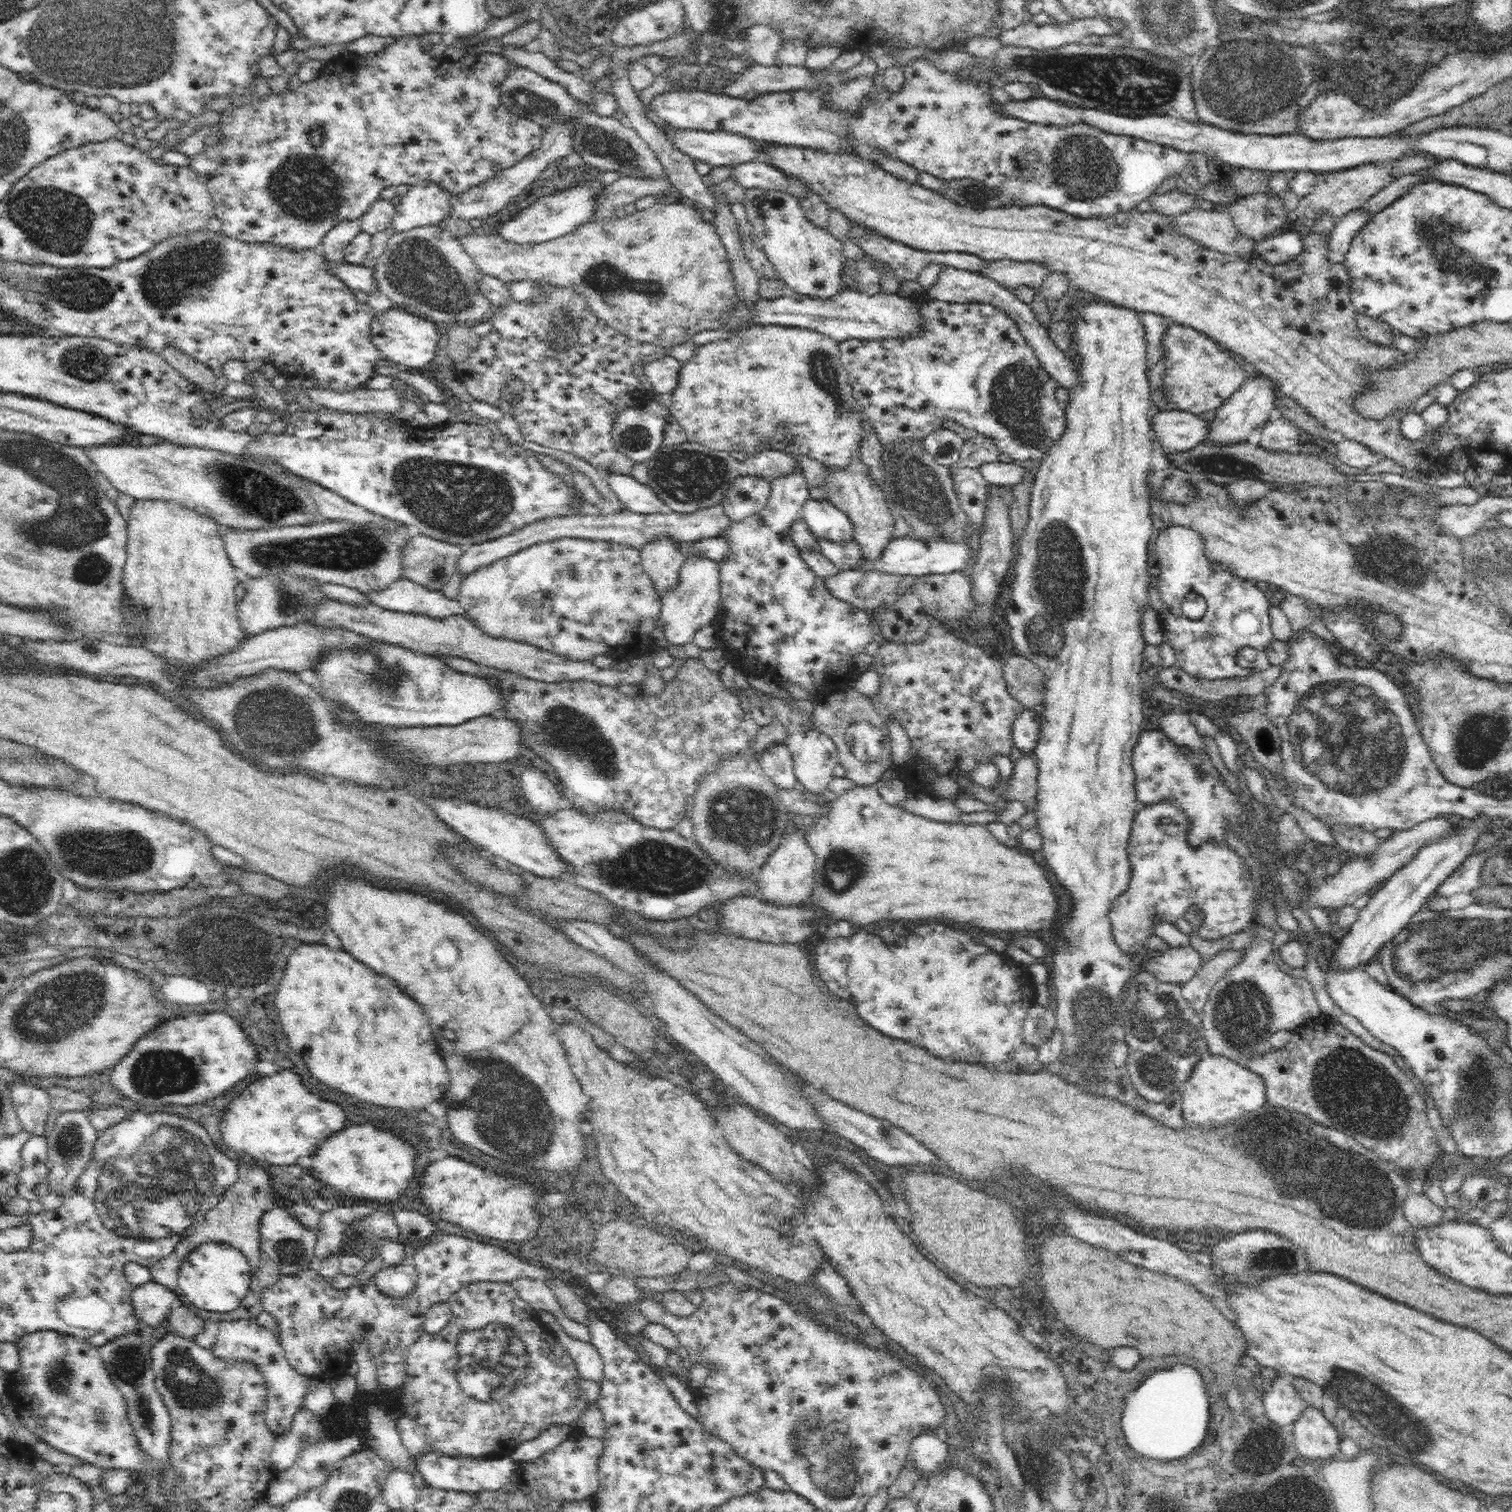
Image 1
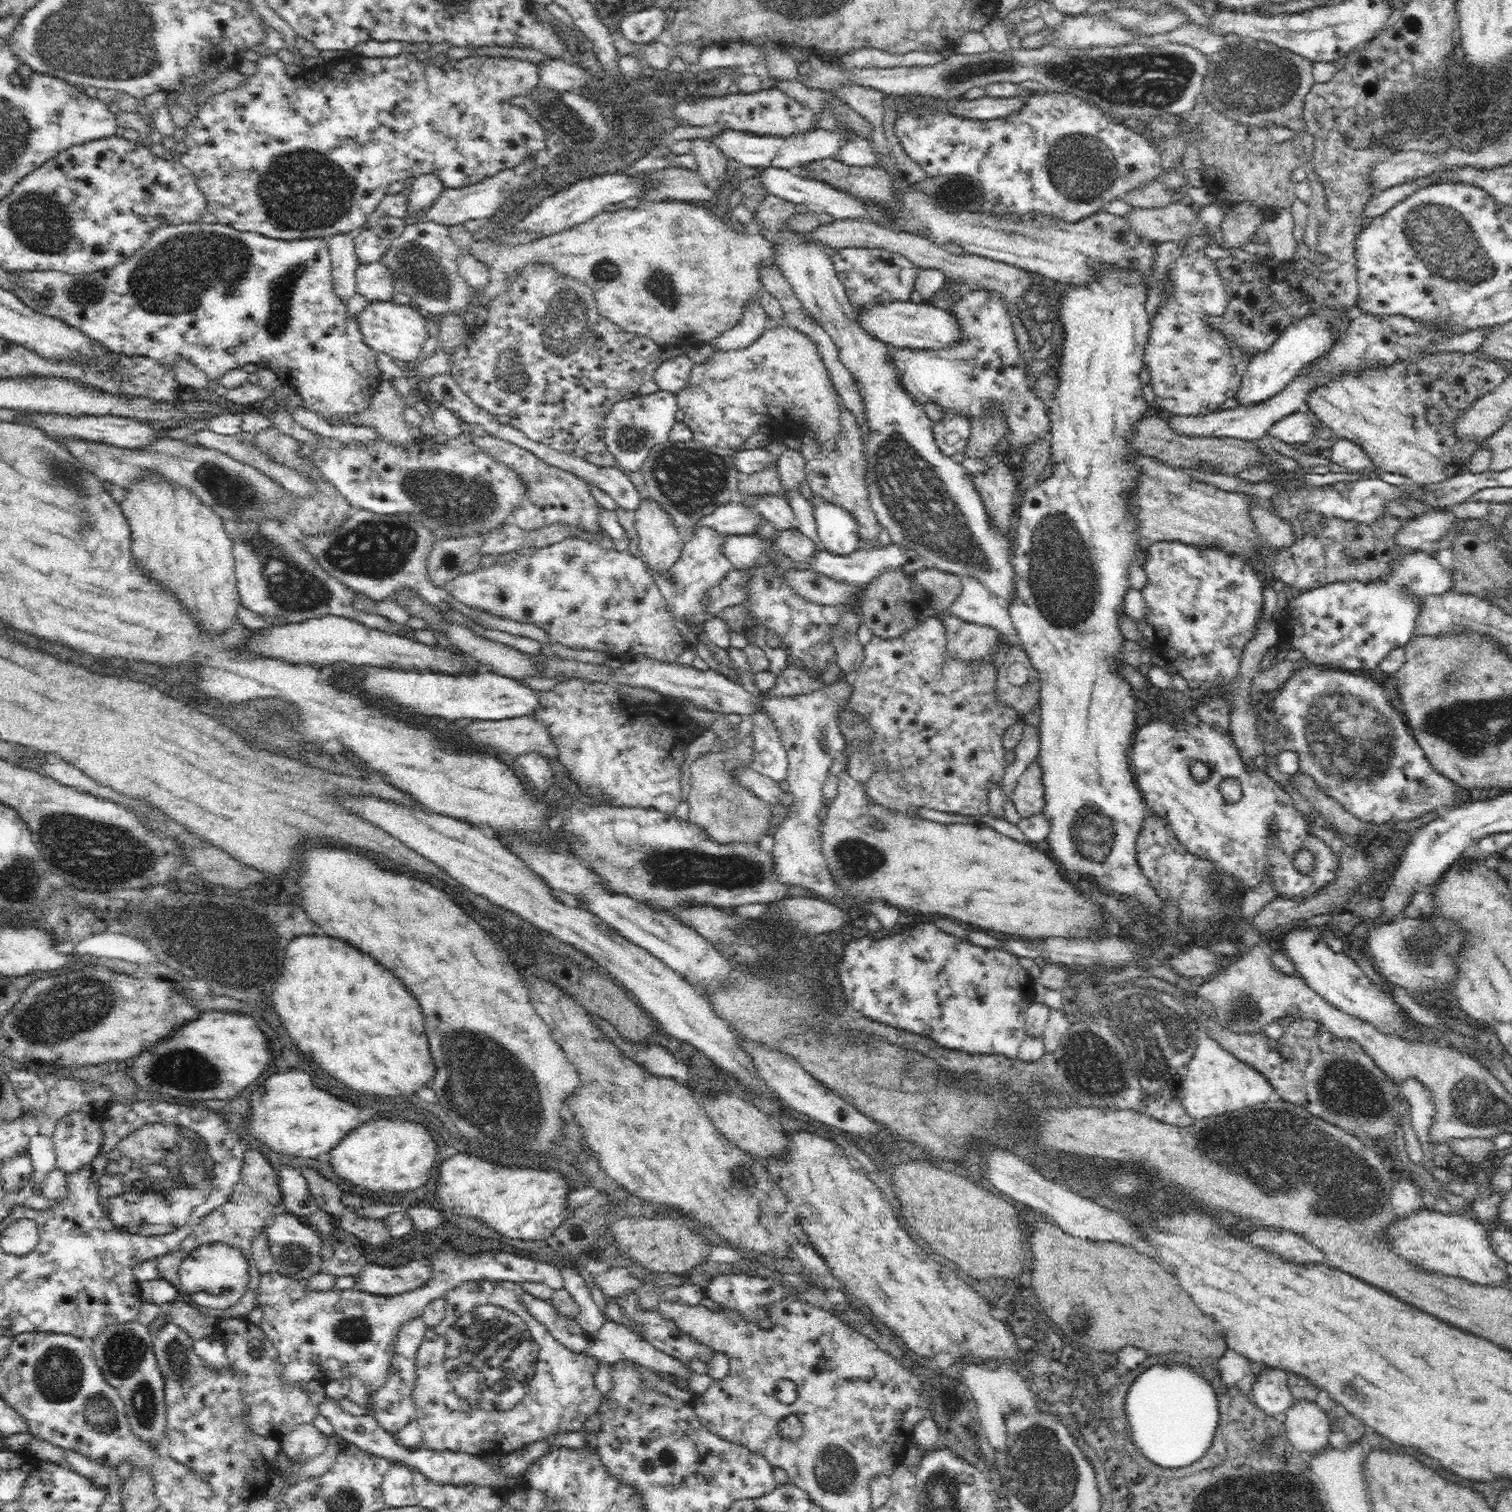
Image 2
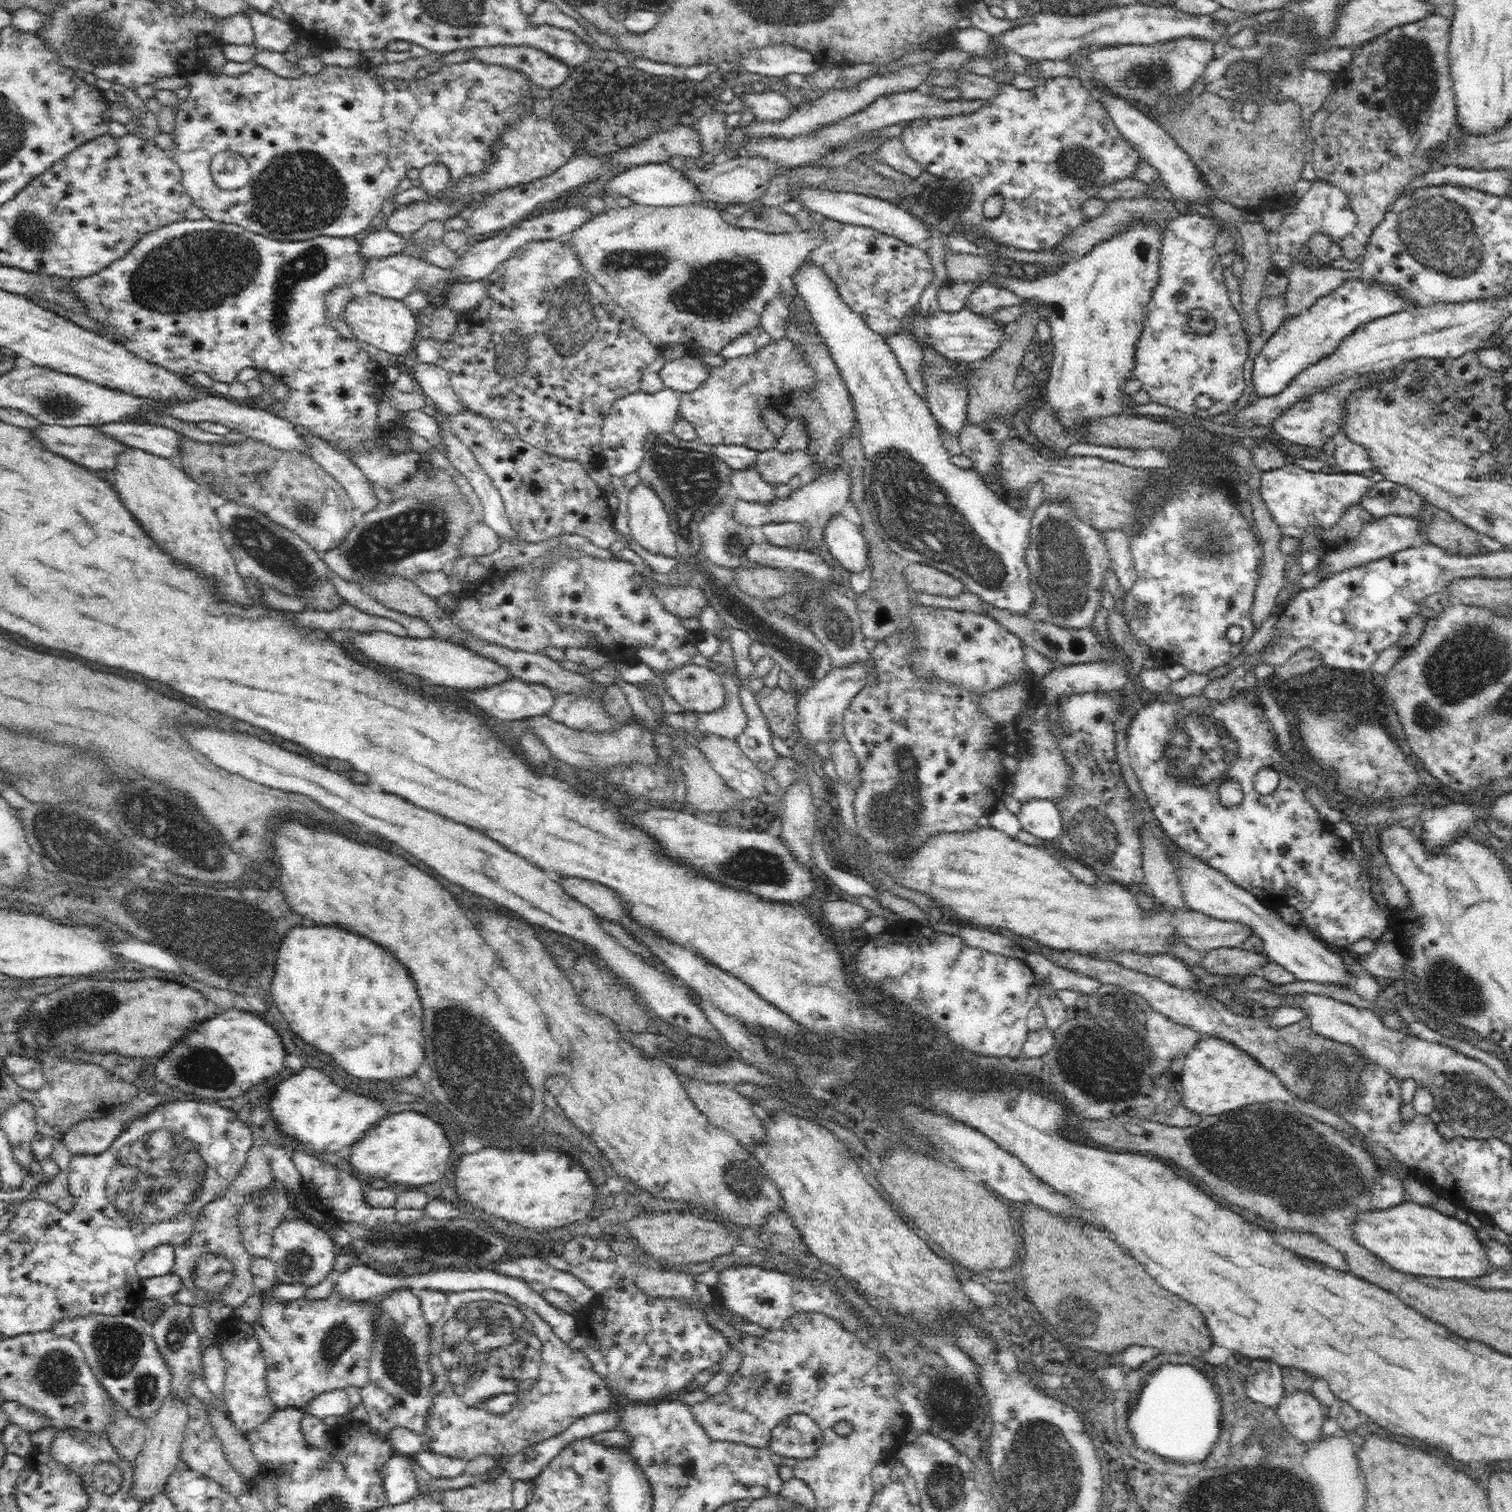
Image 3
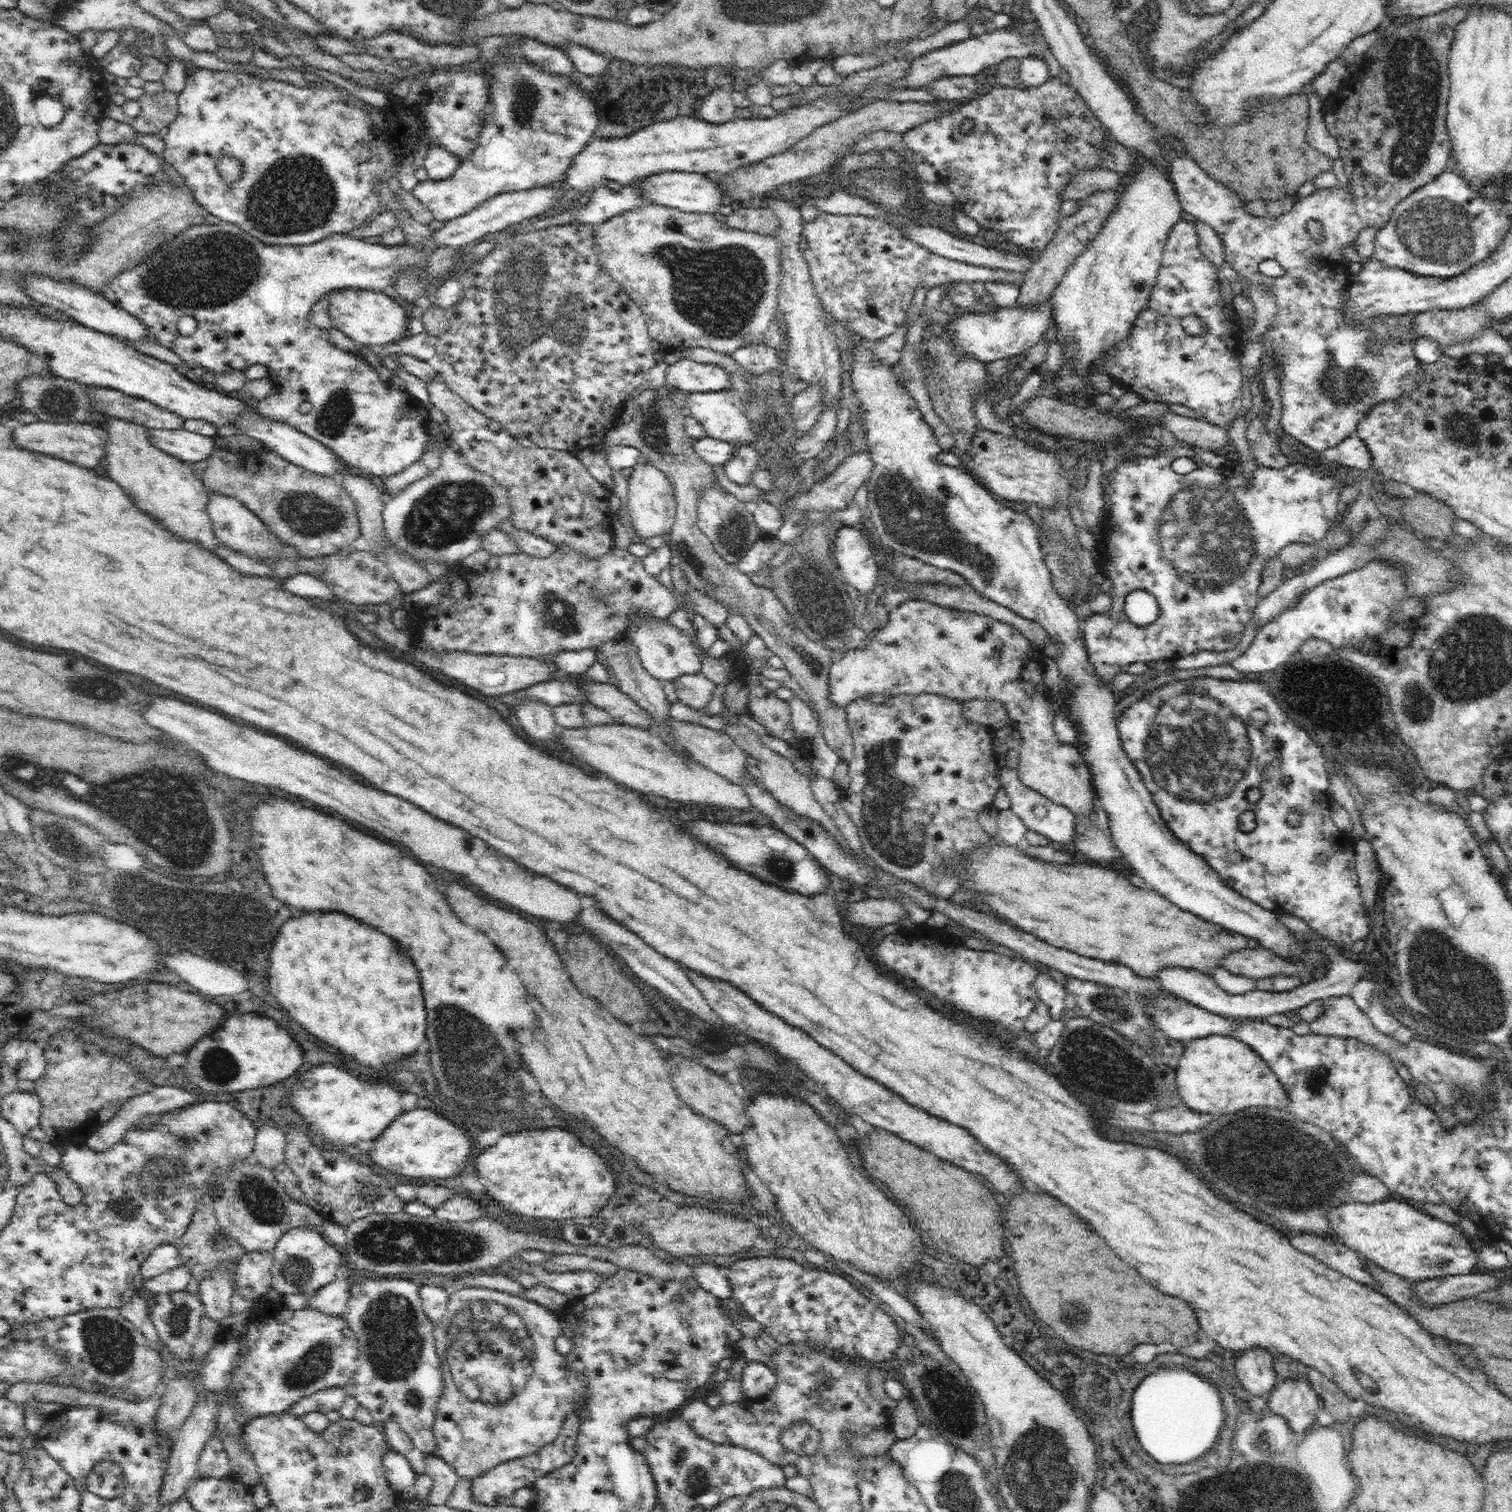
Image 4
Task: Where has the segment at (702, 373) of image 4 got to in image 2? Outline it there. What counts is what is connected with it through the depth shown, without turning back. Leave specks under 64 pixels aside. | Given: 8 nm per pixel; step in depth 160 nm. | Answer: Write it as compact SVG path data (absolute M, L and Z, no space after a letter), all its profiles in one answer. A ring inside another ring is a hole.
M683 354L666 360L656 368L656 385L659 391L676 394L686 385L693 362Z

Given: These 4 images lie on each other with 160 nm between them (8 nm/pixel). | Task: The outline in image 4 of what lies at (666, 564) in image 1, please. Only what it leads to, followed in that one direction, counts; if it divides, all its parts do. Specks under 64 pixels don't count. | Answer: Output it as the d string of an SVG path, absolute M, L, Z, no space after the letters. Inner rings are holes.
M639 462L632 471L627 486L627 510L631 518L632 528L635 536L642 540L652 540L652 538L667 538L674 522L674 508L676 503L672 498L672 485L668 479L658 469L644 462Z

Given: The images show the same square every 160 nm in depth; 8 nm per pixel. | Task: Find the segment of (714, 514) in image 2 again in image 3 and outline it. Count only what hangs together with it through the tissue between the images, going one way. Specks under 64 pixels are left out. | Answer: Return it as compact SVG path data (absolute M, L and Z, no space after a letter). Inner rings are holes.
M846 466L838 467L833 473L810 480L794 490L789 499L780 499L771 505L752 504L738 499L730 506L732 521L744 527L793 524L799 522L808 526L806 548L816 549L824 546L823 530L830 516L840 513L850 496L850 482Z

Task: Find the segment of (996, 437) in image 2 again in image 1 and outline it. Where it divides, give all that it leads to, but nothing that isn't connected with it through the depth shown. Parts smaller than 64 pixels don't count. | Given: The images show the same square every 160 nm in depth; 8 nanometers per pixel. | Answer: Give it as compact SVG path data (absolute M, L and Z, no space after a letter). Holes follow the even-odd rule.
M977 434L965 441L962 452L959 454L958 460L948 467L948 476L950 479L963 468L980 468L985 464L998 461L1000 456L999 450L994 446L994 443L988 439Z

